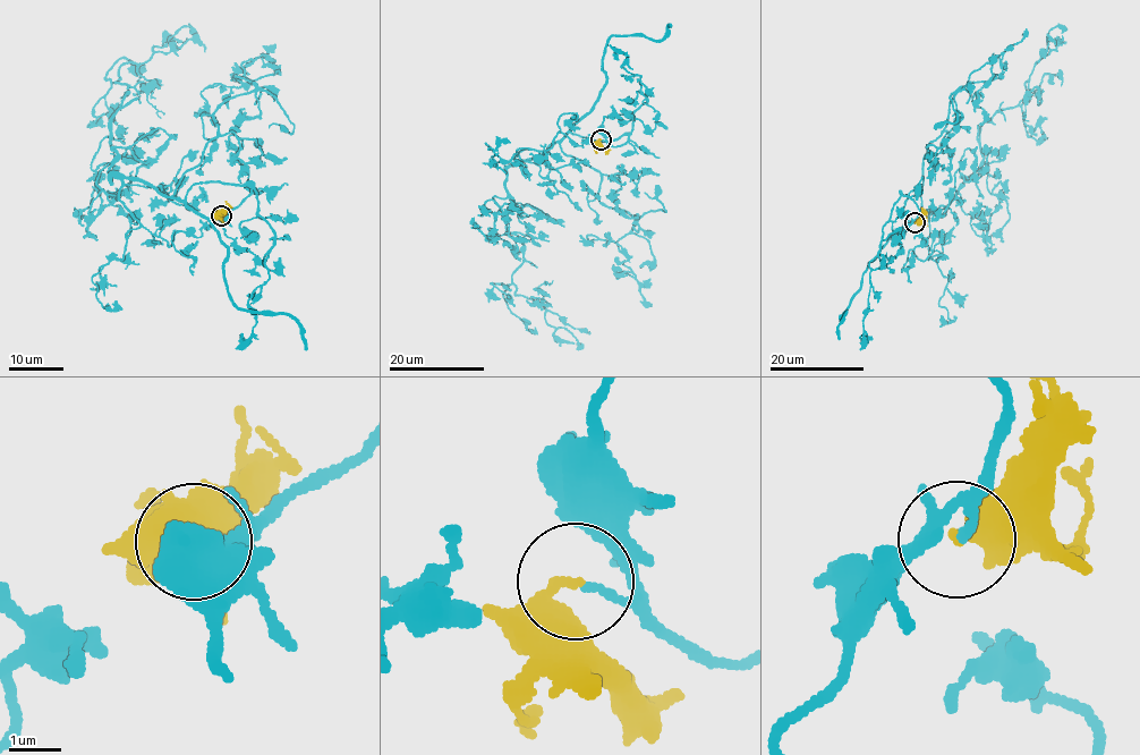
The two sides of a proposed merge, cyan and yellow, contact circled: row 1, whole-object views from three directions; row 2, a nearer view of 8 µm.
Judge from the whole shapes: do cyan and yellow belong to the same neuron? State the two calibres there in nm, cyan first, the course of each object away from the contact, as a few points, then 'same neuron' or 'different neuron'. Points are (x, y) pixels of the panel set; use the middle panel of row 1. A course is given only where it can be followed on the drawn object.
calibres 160 and 240 nm; course cyan (601, 140), (627, 134), (566, 133), (505, 181), (516, 295), (581, 342); course yellow (600, 140), (597, 153); same neuron

